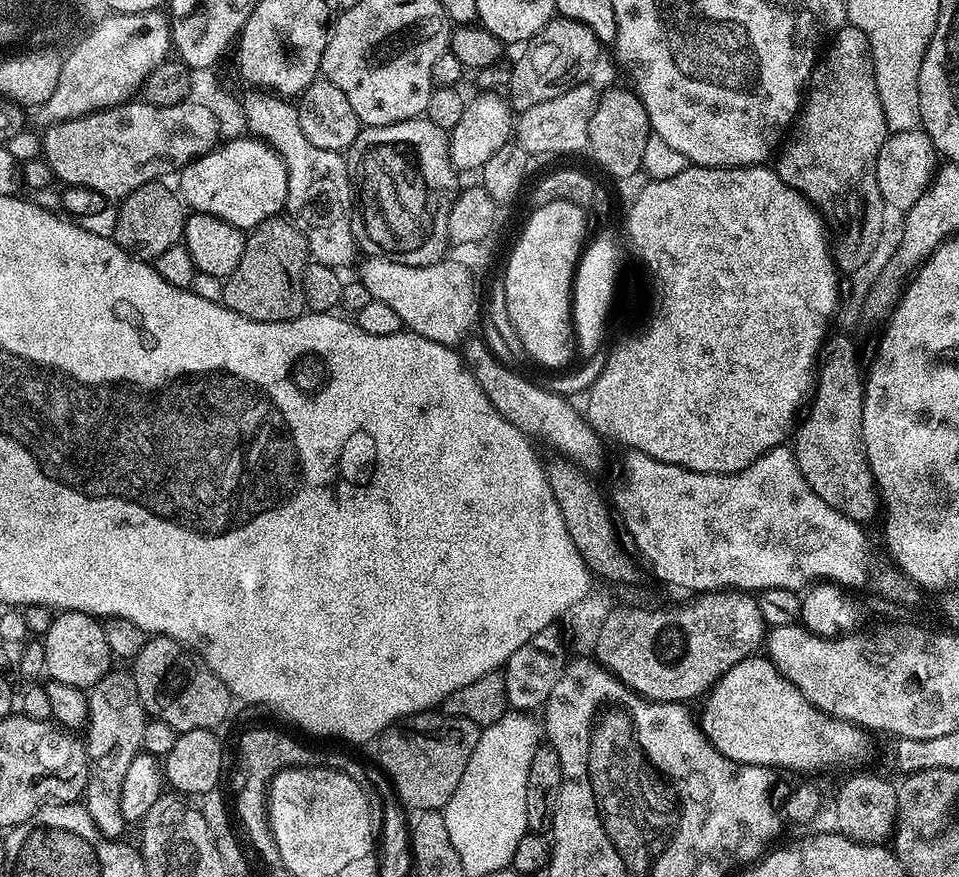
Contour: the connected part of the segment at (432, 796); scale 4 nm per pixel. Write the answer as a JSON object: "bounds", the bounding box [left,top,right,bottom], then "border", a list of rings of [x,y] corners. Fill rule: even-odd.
{"bounds":[377,710,481,812],"border":[[[429,710],[396,721],[377,739],[378,758],[392,778],[392,790],[400,803],[414,812],[443,809],[455,792],[467,760],[479,740],[481,727],[445,712]]]}

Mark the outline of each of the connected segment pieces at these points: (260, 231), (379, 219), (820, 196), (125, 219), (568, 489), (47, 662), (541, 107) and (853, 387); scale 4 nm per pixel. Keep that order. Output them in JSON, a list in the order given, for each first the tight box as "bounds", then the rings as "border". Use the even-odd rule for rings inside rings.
[{"bounds":[222,214,310,322],"border":[[[280,214],[274,215],[247,233],[242,259],[238,262],[238,266],[234,266],[230,275],[223,277],[224,298],[222,303],[225,308],[258,322],[286,322],[305,315],[302,274],[304,265],[310,260],[308,243],[304,235],[296,228],[295,223],[291,219],[283,220],[284,218]]]},{"bounds":[346,118,458,266],"border":[[[426,118],[394,122],[390,126],[361,127],[358,138],[346,149],[348,178],[354,193],[352,227],[357,241],[368,256],[385,256],[406,266],[430,266],[445,259],[448,243],[448,219],[456,201],[458,170],[448,152],[449,133]]]},{"bounds":[774,23,890,273],"border":[[[845,23],[831,37],[827,48],[812,69],[810,87],[790,135],[779,149],[780,157],[779,152],[775,157],[774,170],[786,186],[797,188],[824,217],[834,237],[837,267],[847,273],[862,267],[875,254],[884,232],[886,205],[878,190],[876,163],[878,150],[882,150],[890,133],[878,98],[866,34]]]},{"bounds":[114,182,185,262],"border":[[[164,182],[143,184],[119,201],[114,239],[136,259],[155,262],[158,254],[163,254],[170,246],[183,241],[185,219],[185,205],[173,189],[171,192]]]},{"bounds":[546,458,640,584],"border":[[[562,458],[552,459],[556,460],[547,461],[546,464],[550,490],[554,494],[554,502],[558,502],[558,510],[562,510],[562,522],[566,522],[566,530],[578,554],[583,558],[584,565],[588,567],[589,573],[596,575],[597,572],[602,579],[613,580],[616,584],[638,583],[640,568],[632,561],[633,553],[631,551],[628,553],[620,545],[621,533],[618,531],[618,524],[609,501],[608,504],[604,501],[603,494],[592,485],[587,477],[589,475],[583,469]]]},{"bounds":[42,611,114,690],"border":[[[57,611],[50,622],[50,630],[46,630],[42,637],[42,643],[44,671],[49,681],[91,690],[103,676],[113,671],[114,657],[106,642],[103,623],[87,612]]]},{"bounds":[514,82,598,156],"border":[[[585,82],[566,90],[566,94],[558,98],[550,98],[550,102],[538,102],[538,106],[523,109],[514,124],[515,143],[521,144],[530,154],[553,152],[560,156],[563,152],[583,153],[588,146],[588,122],[598,99],[598,92],[592,86]]]},{"bounds":[794,335,882,526],"border":[[[829,335],[822,352],[818,371],[814,376],[814,391],[811,393],[810,403],[794,432],[798,470],[802,478],[806,478],[810,490],[814,490],[814,494],[818,494],[818,498],[822,498],[826,506],[838,510],[838,514],[850,518],[855,524],[864,526],[882,508],[880,493],[864,453],[862,438],[865,377],[862,375],[862,368],[860,372],[856,348],[850,337]]]}]

